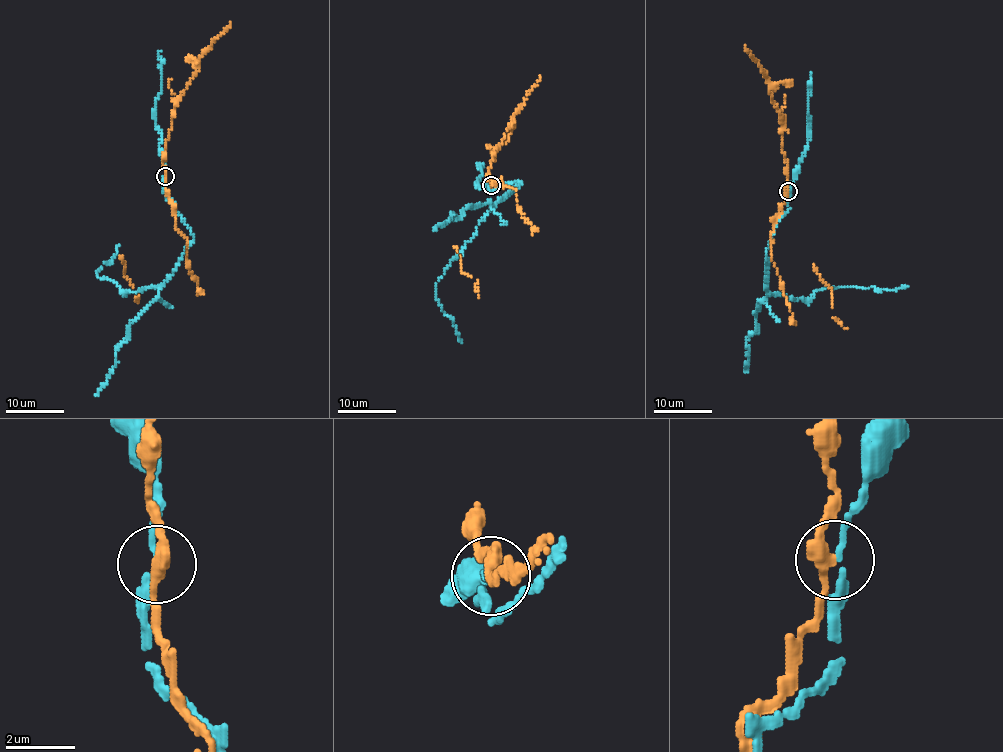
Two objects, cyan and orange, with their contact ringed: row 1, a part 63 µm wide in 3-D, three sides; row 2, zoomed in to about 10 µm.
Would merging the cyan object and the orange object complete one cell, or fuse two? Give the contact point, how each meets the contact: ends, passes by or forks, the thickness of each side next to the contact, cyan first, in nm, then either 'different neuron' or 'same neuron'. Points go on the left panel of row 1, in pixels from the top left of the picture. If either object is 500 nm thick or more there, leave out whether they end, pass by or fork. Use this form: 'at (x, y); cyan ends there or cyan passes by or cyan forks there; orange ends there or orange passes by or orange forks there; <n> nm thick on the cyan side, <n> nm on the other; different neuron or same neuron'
at (165, 176); cyan passes by; orange passes by; 150 nm thick on the cyan side, 320 nm on the other; different neuron

